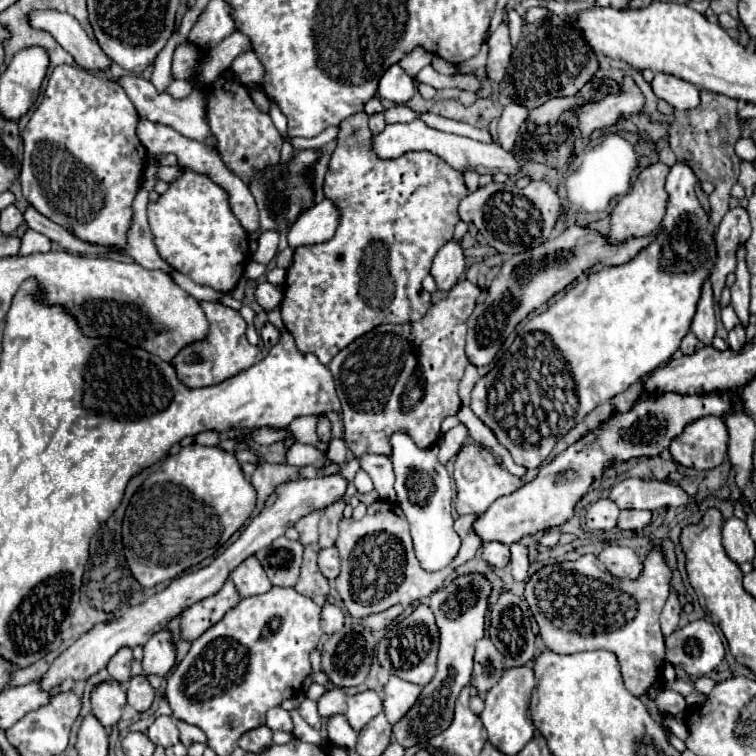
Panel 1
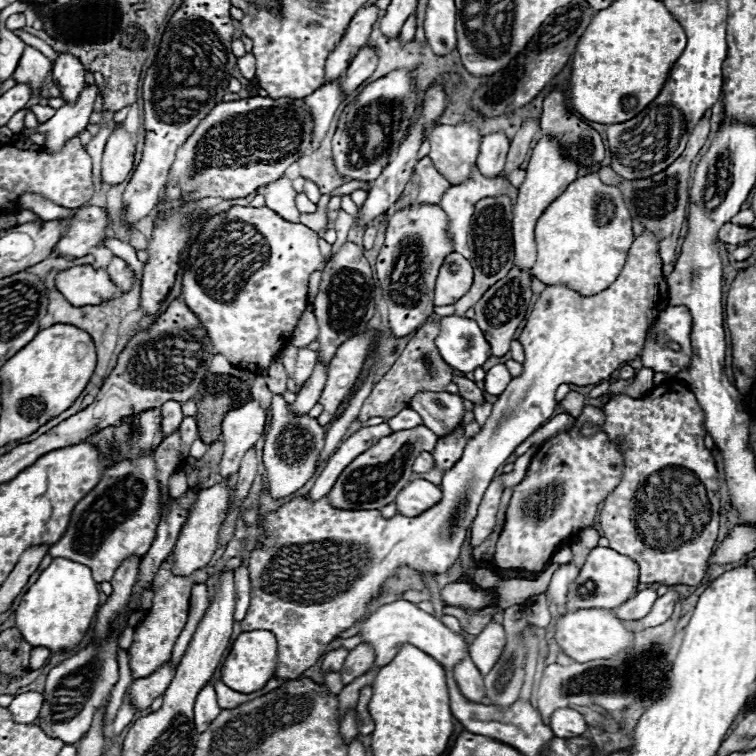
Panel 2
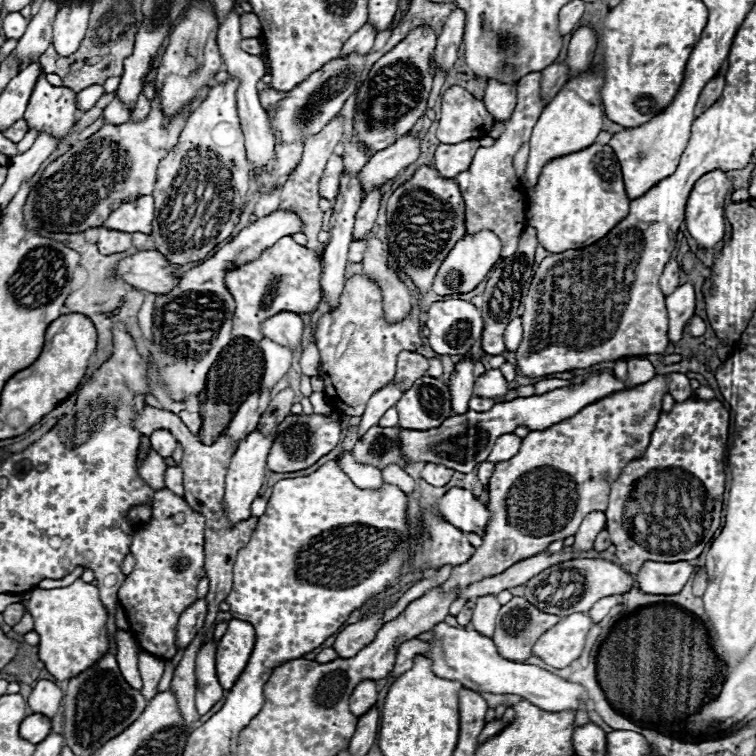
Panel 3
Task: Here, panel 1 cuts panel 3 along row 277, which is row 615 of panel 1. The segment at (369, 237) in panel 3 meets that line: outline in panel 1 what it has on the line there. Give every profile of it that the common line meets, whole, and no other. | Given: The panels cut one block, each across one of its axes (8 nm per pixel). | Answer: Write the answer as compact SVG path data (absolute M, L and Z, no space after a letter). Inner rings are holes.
M396 604L396 606L392 606L392 608L384 610L384 612L366 616L366 618L364 618L364 624L366 624L368 628L372 628L372 630L382 630L382 628L386 628L394 618L398 618L402 612L404 612L404 608L402 608L400 604Z

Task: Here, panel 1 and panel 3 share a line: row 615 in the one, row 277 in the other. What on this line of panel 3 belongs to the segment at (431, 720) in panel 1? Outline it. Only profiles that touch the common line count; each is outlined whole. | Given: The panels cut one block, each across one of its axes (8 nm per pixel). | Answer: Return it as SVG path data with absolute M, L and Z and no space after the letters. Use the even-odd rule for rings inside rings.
M480 230L480 234L466 234L464 238L460 238L460 242L456 242L456 246L440 264L432 282L432 290L440 296L466 294L474 290L488 276L492 266L502 258L500 250L502 250L500 238L496 238L496 234L492 234L490 230Z

